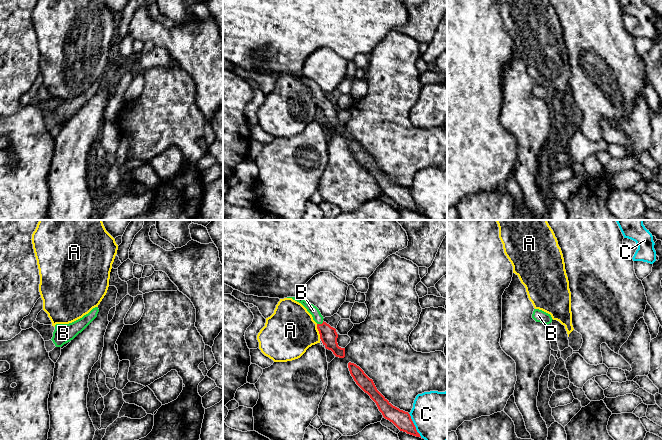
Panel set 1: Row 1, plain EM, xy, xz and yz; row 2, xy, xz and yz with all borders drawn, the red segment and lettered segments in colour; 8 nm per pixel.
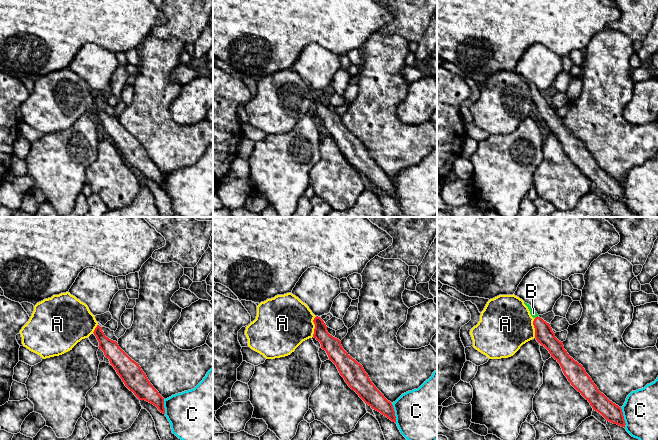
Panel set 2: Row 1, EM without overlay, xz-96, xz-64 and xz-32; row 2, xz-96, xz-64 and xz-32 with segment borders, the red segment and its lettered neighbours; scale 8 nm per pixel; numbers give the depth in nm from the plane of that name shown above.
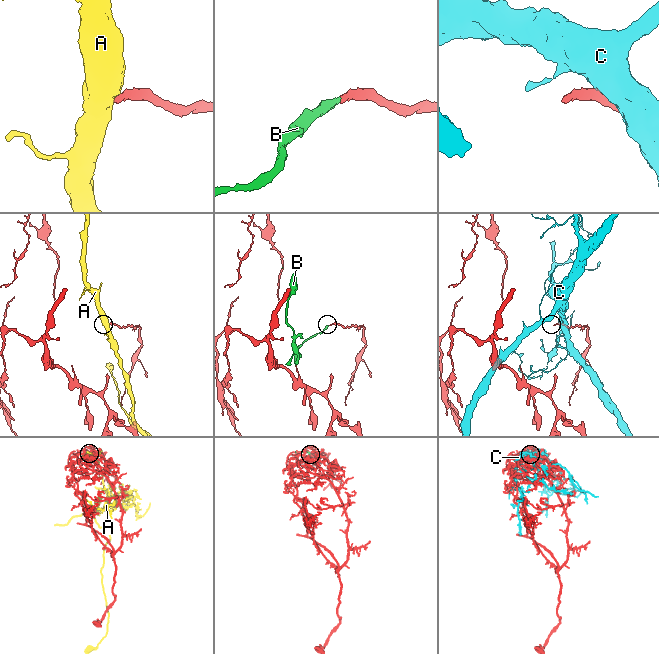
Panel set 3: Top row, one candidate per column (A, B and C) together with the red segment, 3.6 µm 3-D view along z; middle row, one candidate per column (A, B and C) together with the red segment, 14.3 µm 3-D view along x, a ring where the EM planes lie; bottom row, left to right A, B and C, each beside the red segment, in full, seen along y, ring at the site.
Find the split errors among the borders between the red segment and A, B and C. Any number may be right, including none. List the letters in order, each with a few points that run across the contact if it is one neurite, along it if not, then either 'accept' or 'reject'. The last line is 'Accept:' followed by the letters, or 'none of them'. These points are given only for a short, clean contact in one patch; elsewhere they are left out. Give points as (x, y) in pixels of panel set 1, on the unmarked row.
A: reject
B: accept
C: reject
Accept: B

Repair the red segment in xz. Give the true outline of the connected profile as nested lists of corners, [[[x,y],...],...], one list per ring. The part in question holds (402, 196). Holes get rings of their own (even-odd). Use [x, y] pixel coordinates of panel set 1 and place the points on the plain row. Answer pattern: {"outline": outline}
{"outline": [[[349,138],[348,144],[356,160],[376,179],[385,195],[392,198],[400,207],[421,214],[408,188],[393,182],[377,166],[373,156],[370,155],[359,142]]]}

